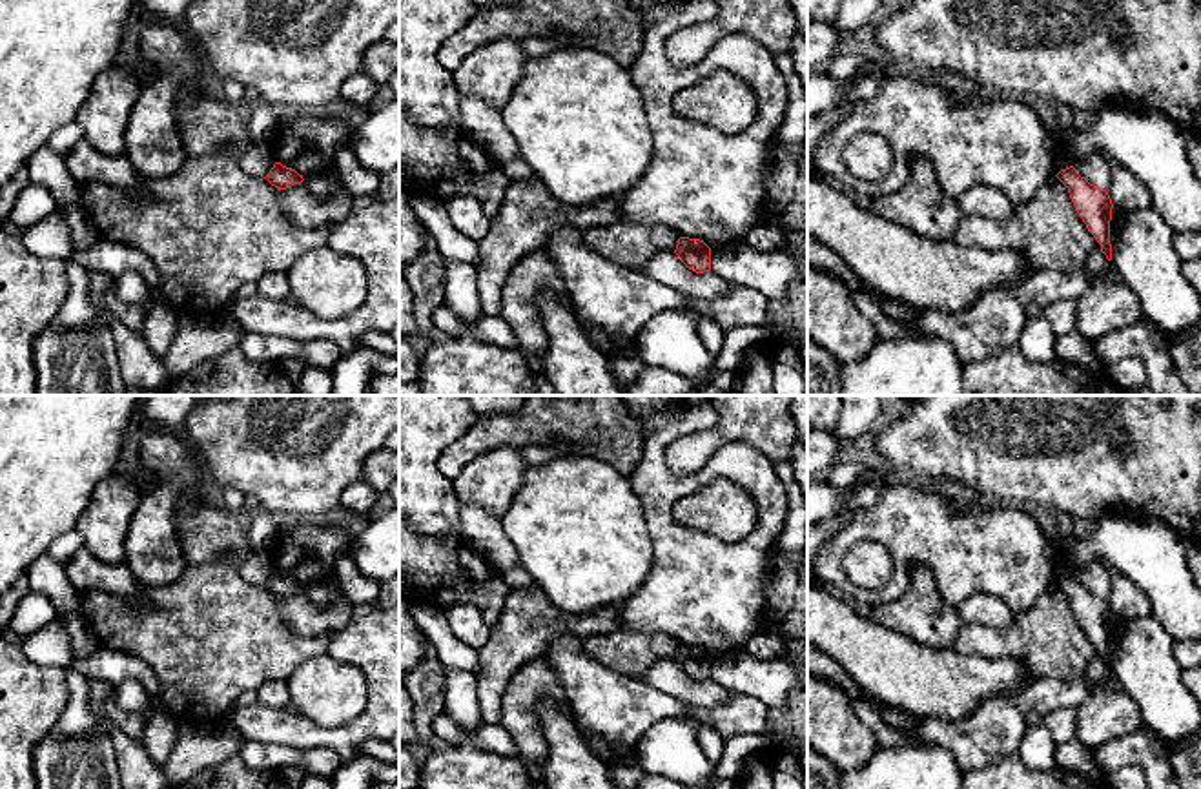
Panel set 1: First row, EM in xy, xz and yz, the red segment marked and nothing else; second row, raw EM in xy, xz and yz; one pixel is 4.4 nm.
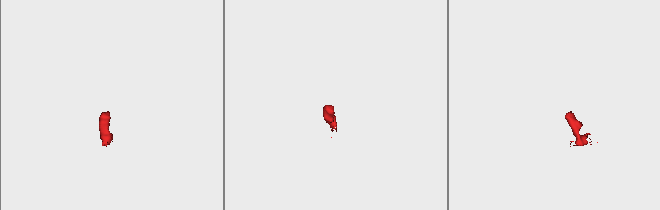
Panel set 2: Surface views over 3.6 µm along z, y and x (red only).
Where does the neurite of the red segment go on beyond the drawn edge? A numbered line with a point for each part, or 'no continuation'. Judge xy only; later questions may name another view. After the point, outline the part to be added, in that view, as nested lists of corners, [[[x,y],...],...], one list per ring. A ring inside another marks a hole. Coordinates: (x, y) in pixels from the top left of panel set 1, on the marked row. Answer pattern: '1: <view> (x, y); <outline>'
no continuation

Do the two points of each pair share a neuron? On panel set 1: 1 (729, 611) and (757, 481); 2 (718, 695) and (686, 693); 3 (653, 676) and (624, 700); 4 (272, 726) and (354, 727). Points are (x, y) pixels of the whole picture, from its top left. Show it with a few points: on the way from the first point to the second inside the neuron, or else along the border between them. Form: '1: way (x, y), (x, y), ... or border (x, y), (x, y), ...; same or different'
1: way (731, 578), (753, 554), (764, 532), (764, 514); same
2: way (711, 695), (693, 693); same
3: border (642, 680), (686, 702); different
4: way (292, 729), (303, 735), (334, 737); same

